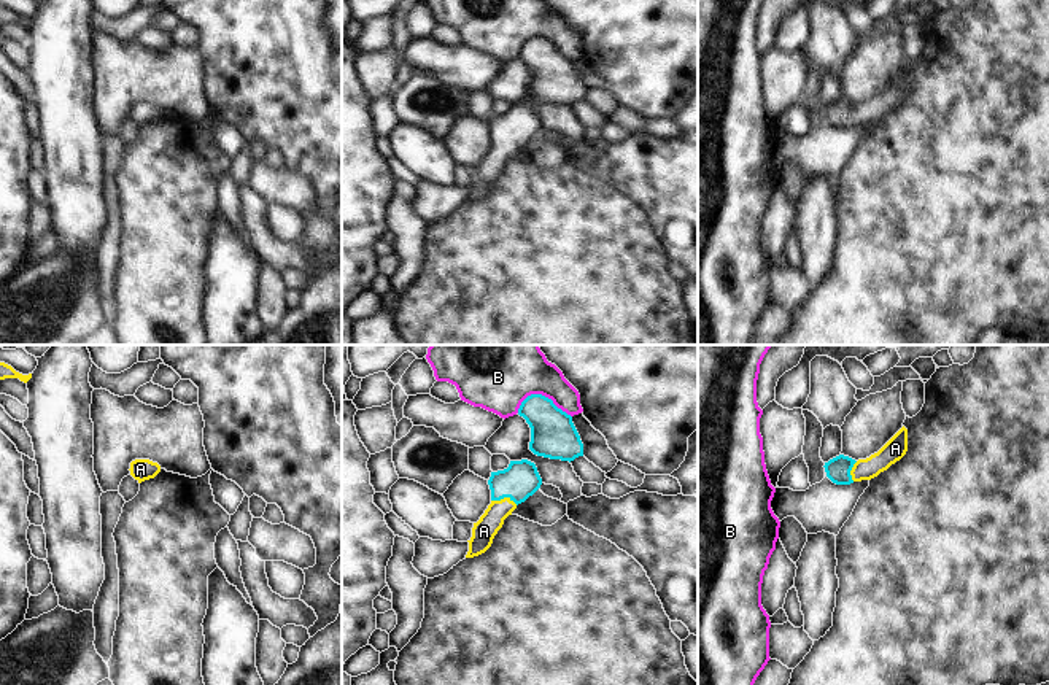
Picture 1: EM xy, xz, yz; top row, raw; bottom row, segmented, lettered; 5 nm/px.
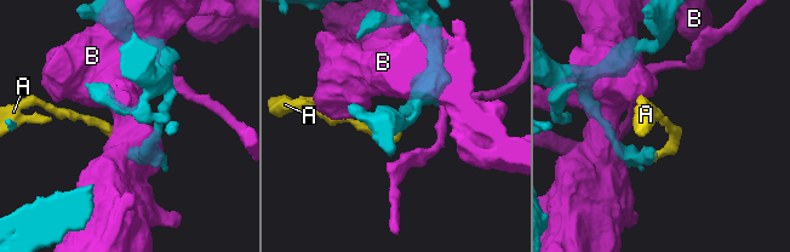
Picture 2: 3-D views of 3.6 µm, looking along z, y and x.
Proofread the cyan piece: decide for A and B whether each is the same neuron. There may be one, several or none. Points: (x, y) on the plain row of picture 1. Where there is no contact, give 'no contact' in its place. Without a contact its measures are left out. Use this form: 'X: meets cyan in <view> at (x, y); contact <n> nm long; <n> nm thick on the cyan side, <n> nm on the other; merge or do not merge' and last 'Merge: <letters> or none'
A: meets cyan in xz at (504, 140); contact 140 nm long; 190 nm thick on the cyan side, 120 nm on the other; merge
B: meets cyan in xz at (544, 40); contact 280 nm long; 220 nm thick on the cyan side, 280 nm on the other; do not merge
Merge: A

